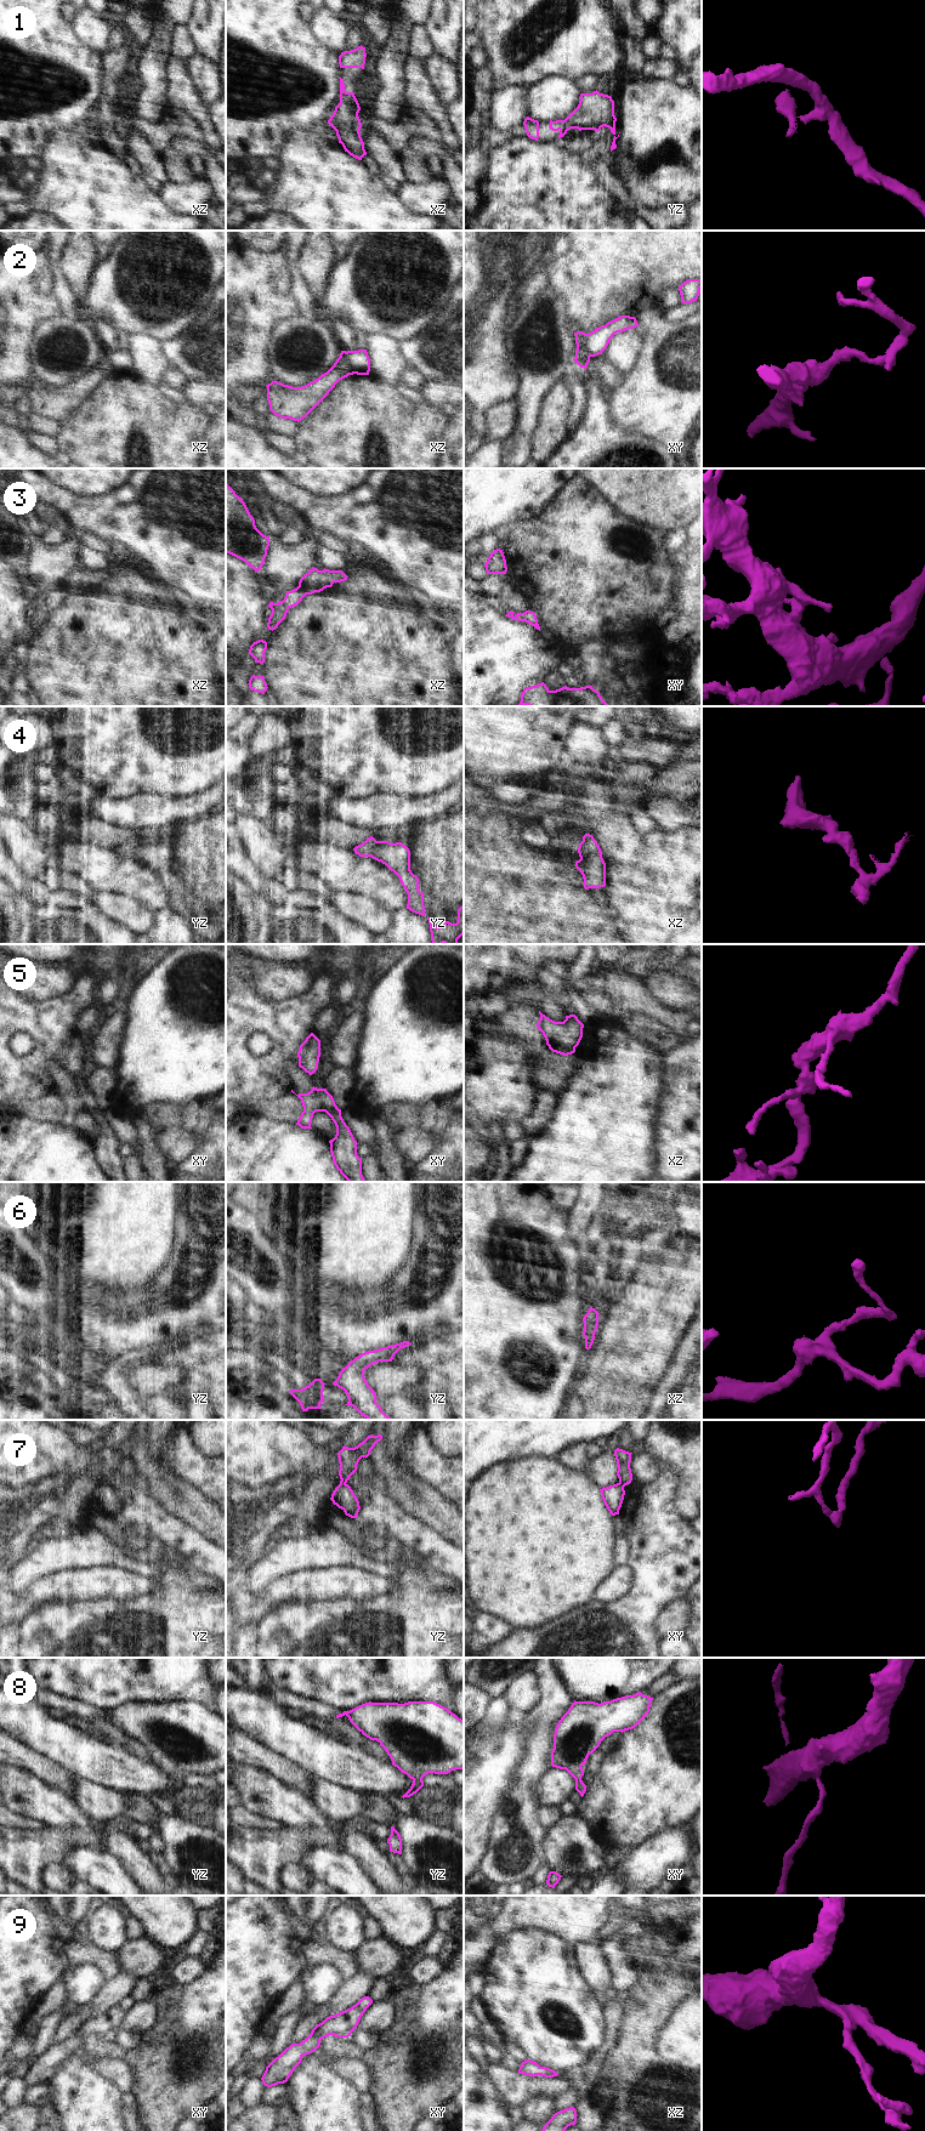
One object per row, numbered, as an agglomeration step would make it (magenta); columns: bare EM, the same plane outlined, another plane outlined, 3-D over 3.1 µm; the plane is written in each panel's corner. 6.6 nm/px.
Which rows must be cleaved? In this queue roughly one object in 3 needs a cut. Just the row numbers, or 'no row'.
2, 4, 7

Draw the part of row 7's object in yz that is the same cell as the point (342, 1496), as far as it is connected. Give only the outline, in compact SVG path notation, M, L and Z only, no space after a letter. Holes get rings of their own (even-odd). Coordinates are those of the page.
M339 1484L331 1494L330 1500L341 1508L346 1516L357 1518L361 1510L359 1501L348 1484Z

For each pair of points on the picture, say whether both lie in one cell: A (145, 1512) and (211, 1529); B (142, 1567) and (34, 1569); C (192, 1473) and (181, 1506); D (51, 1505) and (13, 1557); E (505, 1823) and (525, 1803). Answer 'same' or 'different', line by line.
A: different
B: same
C: different
D: same
E: same

